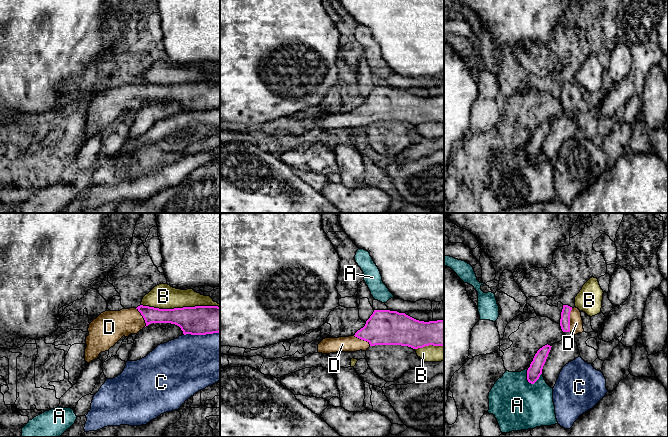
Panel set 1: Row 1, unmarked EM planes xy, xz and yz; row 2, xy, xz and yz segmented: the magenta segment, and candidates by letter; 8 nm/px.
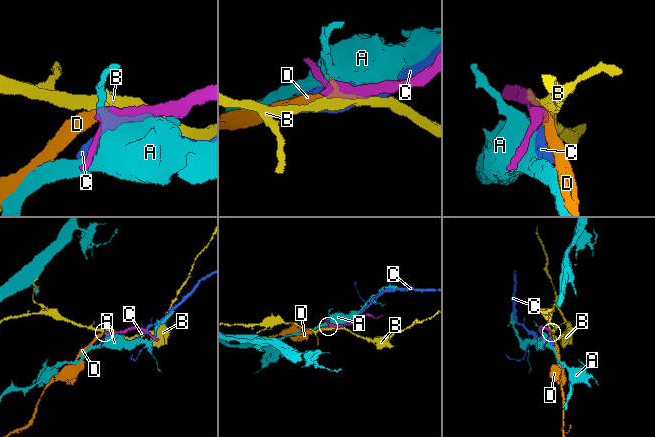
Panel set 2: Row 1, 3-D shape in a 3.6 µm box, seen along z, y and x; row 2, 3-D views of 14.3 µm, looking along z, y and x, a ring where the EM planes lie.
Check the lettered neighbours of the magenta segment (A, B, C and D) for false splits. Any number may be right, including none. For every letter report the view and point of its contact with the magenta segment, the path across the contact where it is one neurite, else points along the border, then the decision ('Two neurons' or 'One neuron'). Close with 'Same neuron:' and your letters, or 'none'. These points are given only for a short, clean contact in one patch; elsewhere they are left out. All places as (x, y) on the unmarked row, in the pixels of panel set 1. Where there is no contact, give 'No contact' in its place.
A: Touches magenta at yz (534, 158). Two neurons
B: Touches magenta at xy (180, 84). Two neurons
C: Touches magenta at xy (201, 110). Boundary: xy (219, 107), (184, 111). Two neurons
D: Touches magenta at yz (569, 96). Path across: yz (565, 90), (569, 96), (576, 99). One neuron
Same neuron: D

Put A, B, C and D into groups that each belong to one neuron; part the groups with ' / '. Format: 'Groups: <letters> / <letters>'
Groups: A / B / C / D

